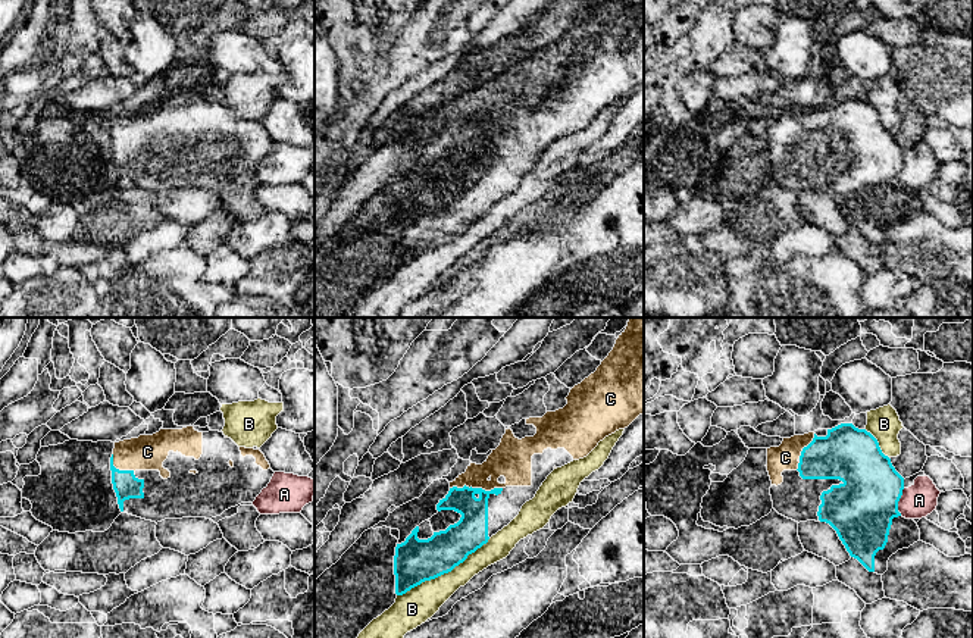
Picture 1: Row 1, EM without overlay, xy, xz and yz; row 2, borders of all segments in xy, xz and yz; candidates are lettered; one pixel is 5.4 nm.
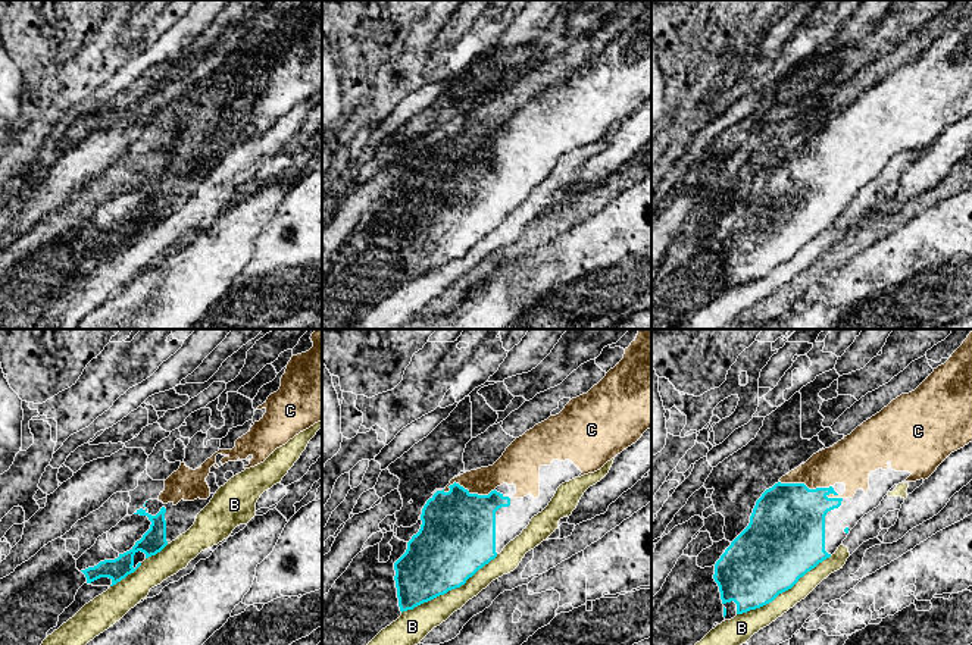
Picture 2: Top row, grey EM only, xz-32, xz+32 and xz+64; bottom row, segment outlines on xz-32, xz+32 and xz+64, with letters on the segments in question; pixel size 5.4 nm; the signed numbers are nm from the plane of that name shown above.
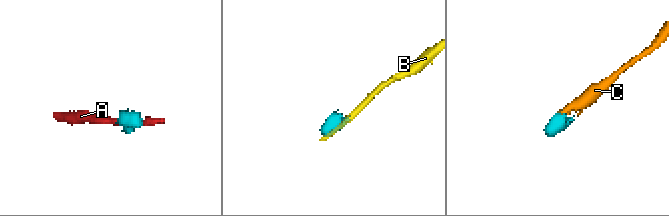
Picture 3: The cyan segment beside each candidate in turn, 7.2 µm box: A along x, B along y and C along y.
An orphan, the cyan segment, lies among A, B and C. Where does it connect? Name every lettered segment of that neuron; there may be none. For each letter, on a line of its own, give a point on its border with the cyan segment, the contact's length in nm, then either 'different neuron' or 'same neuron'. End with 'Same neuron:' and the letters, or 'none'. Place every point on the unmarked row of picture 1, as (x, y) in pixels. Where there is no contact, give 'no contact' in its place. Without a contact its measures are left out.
A: yz (898, 171) | 150 nm | different neuron
B: xz (443, 244) | 600 nm | different neuron
C: xz (476, 159) | 280 nm | same neuron
Same neuron: C

